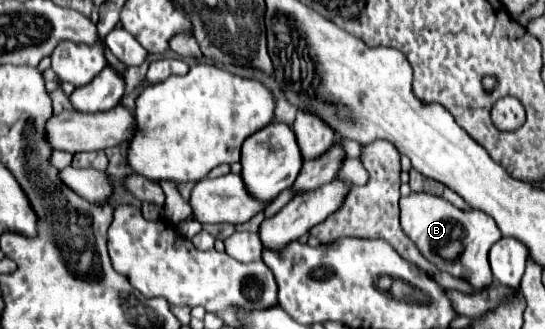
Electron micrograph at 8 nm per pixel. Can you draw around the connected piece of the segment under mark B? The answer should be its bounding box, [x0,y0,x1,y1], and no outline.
[400,193,502,287]

